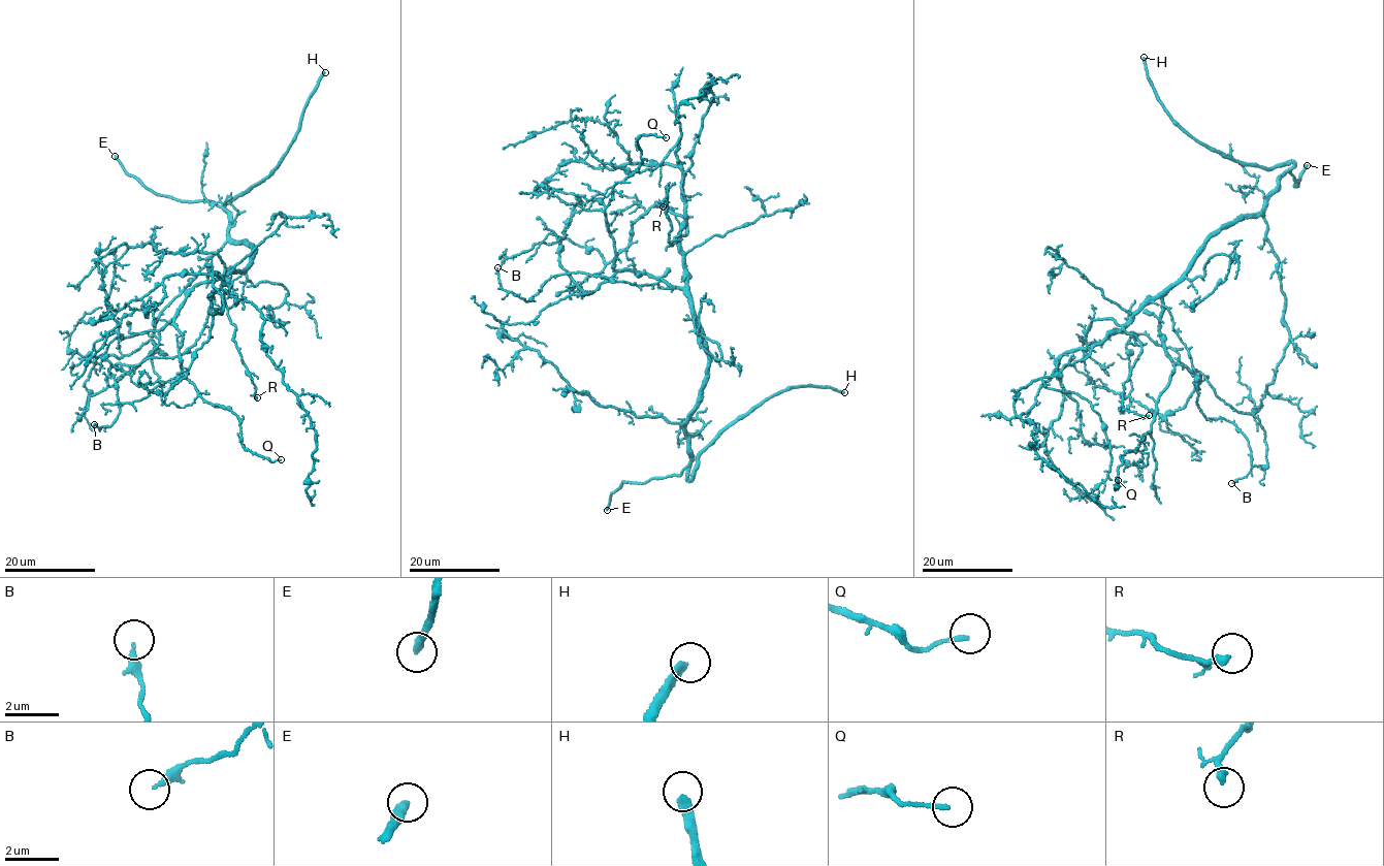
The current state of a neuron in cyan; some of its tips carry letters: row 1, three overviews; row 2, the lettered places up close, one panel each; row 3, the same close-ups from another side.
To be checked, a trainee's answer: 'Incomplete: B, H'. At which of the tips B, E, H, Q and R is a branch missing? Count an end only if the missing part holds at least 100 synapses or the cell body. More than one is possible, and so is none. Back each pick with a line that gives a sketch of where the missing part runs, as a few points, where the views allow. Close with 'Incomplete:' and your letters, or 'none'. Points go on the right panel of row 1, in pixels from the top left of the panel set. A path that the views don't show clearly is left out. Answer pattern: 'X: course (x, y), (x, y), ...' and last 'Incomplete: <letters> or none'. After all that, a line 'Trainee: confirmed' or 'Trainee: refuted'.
Incomplete: H
Trainee: refuted

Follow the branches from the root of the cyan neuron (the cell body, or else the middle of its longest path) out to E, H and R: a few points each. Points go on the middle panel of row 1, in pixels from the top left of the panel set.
E: (689, 291), (709, 365), (685, 423), (692, 457), (679, 475), (643, 483), (623, 482), (611, 494), (607, 510)
H: (689, 291), (709, 365), (685, 423), (693, 458), (688, 478), (703, 451), (772, 395), (799, 385), (844, 392)
R: (689, 291), (679, 241), (671, 245), (668, 239), (671, 227), (666, 214), (666, 189), (663, 206)

